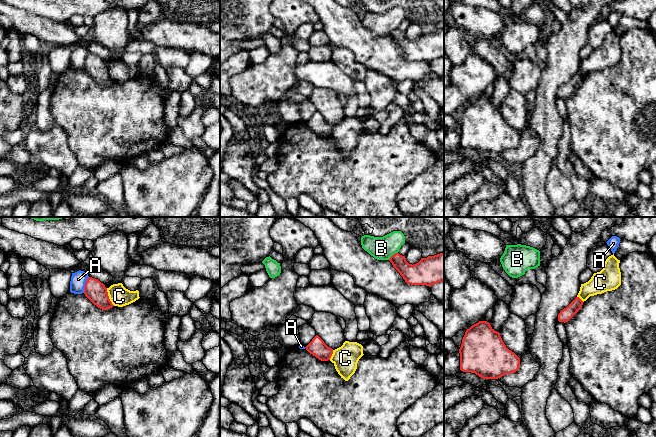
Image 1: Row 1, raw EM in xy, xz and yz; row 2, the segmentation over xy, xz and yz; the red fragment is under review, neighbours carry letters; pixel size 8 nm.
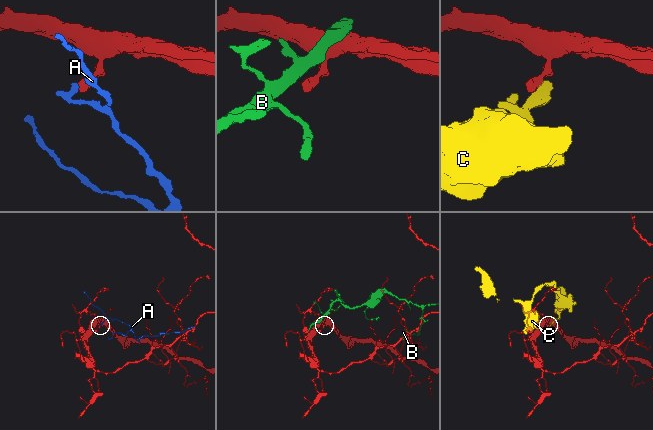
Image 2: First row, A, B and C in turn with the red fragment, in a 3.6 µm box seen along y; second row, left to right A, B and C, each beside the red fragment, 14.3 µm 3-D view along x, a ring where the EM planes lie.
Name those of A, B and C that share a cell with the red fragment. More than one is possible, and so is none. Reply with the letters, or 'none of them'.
none of them

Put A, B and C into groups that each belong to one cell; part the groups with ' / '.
A / B / C

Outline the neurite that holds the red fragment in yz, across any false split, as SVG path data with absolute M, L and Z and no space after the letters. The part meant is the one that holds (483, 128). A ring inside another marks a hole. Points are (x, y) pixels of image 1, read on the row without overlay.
M479 97L466 106L459 129L460 146L475 149L483 155L498 155L515 149L520 143L520 134L506 123L500 109L487 97Z

